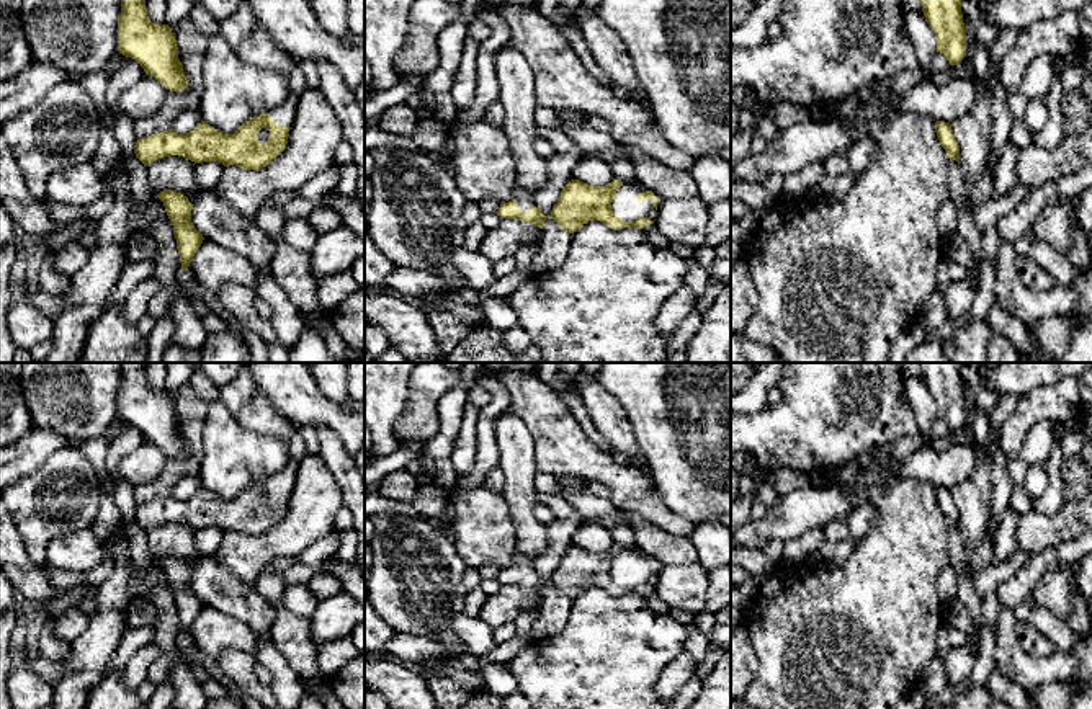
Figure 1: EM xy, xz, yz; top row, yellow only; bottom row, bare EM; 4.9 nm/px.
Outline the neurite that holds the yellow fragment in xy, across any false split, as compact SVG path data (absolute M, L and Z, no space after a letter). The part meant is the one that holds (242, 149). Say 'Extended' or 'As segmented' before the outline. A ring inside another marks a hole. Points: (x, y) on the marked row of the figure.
Extended. M289 91L276 108L253 116L234 134L222 134L201 121L188 134L172 129L137 139L134 154L147 167L163 157L185 157L195 163L219 162L244 170L260 170L273 162L288 144L296 118L299 93Z

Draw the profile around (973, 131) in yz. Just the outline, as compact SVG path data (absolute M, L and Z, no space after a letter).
M989 82L978 83L974 108L951 123L953 136L960 145L960 167L966 183L969 209L996 201L994 167L989 162L992 139L992 95Z

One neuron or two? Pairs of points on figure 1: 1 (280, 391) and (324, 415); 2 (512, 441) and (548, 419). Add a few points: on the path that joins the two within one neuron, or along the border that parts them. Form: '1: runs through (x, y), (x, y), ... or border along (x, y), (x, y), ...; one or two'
1: runs through (291, 392), (303, 404), (313, 407); one
2: border along (509, 409), (525, 423), (538, 468); two

